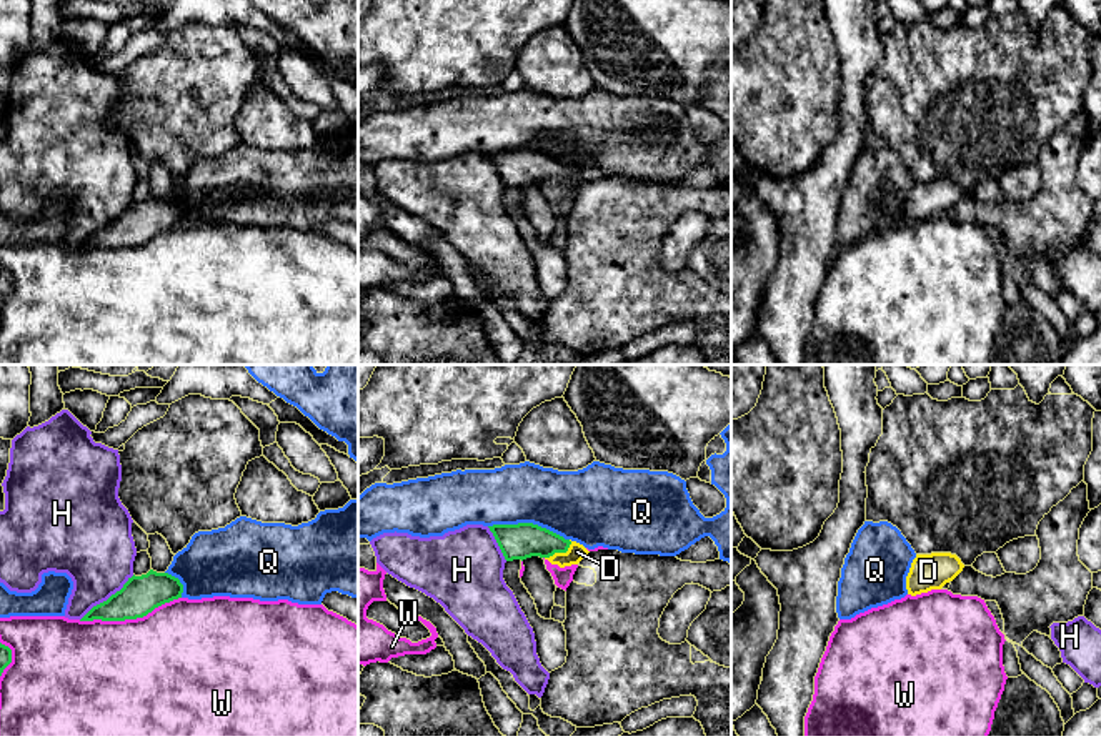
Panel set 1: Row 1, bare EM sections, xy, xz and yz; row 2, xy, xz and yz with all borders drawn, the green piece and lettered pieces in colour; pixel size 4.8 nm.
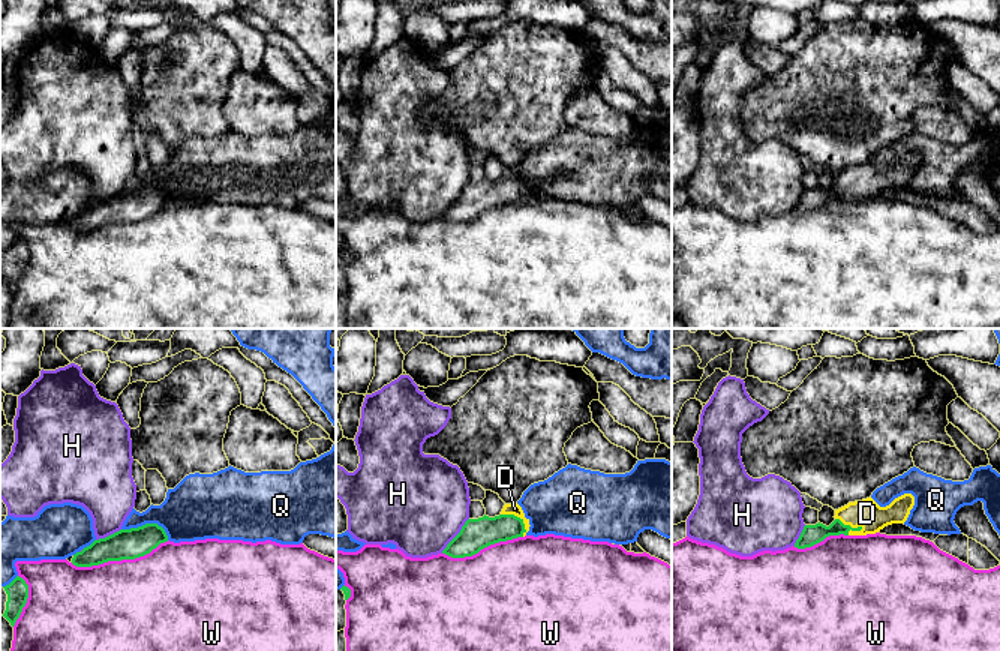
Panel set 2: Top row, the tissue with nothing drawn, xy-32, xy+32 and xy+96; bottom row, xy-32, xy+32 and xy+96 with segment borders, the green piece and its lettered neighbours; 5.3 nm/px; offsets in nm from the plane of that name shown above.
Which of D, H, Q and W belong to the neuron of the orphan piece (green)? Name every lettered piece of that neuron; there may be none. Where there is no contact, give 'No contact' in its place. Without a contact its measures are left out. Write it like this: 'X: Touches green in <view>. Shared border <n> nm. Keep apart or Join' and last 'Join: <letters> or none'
D: Touches green in xz. Shared border 160 nm. Join
H: Touches green in xy. Shared border 340 nm. Keep apart
Q: Touches green in xz. Shared border 400 nm. Keep apart
W: Touches green in xy. Shared border 500 nm. Keep apart
Join: D

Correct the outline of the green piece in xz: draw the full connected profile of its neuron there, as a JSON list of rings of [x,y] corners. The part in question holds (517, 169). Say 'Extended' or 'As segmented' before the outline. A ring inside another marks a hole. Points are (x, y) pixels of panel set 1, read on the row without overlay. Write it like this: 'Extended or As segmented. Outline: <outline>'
Extended. Outline: [[[533,150],[493,152],[488,155],[506,188],[540,183],[565,195],[578,191],[590,180],[583,172]]]

